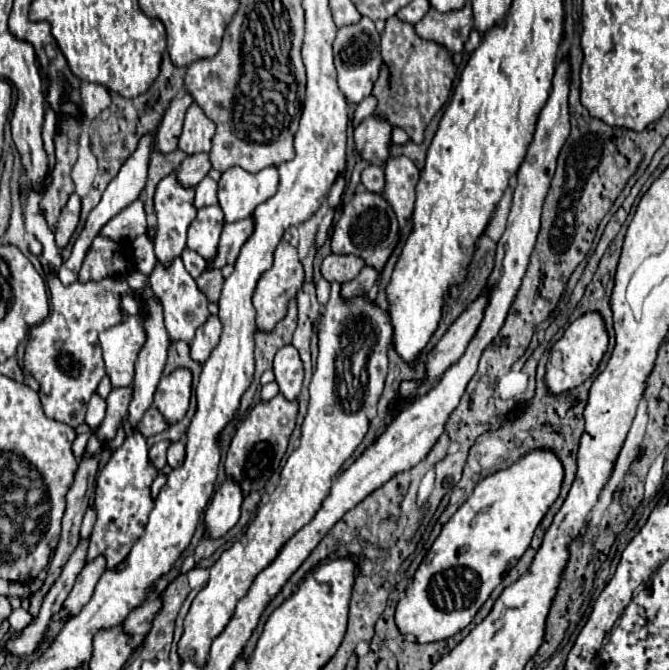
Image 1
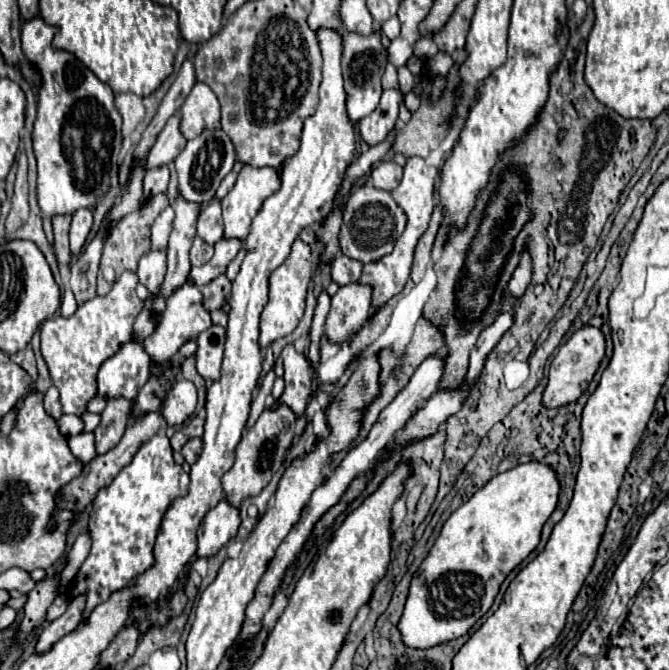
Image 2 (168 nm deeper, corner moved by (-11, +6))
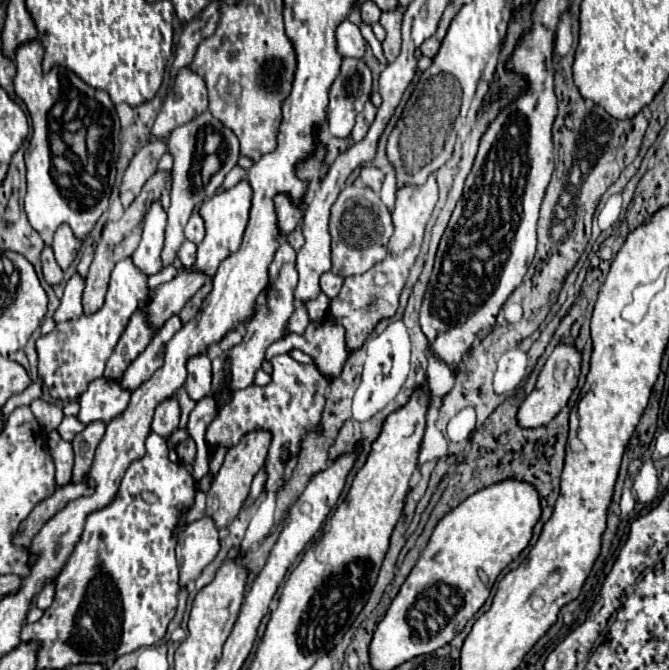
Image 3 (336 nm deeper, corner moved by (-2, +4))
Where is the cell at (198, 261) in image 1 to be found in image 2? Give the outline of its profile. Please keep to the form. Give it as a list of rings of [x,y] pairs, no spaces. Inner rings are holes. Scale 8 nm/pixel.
[[[199,236],[193,240],[193,246],[191,246],[191,264],[193,266],[203,266],[211,260],[213,256],[213,246],[209,246],[205,240],[201,240]]]

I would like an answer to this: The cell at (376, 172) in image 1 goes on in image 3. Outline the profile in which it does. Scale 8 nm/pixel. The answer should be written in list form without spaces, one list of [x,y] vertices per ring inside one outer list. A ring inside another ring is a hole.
[[[364,166],[362,172],[360,172],[360,178],[374,192],[380,192],[380,186],[382,186],[382,180],[384,180],[384,172],[378,170],[378,168],[374,168],[374,166]]]

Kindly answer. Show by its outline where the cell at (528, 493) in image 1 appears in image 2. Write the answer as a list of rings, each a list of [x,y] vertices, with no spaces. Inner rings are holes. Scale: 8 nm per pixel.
[[[531,460],[493,476],[461,508],[457,508],[443,524],[435,546],[411,580],[407,604],[399,620],[403,642],[411,648],[431,648],[467,634],[469,628],[493,606],[505,576],[537,548],[541,528],[557,506],[559,490],[561,486],[555,470],[549,464]]]

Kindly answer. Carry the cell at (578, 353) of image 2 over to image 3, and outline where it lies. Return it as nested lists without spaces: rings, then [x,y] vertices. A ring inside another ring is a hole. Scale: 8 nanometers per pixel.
[[[558,346],[550,354],[550,358],[546,360],[546,364],[544,364],[544,368],[542,368],[542,372],[538,376],[536,388],[526,396],[526,400],[518,408],[516,420],[518,420],[520,428],[538,428],[538,426],[544,426],[566,406],[570,394],[574,392],[574,388],[578,384],[580,362],[582,362],[582,358],[580,358],[578,350],[574,350],[574,346]]]

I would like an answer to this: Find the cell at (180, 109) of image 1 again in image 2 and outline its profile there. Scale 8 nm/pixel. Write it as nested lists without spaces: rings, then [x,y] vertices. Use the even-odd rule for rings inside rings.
[[[173,114],[165,128],[161,130],[155,146],[151,148],[149,152],[149,162],[147,162],[147,168],[157,168],[161,164],[169,164],[175,160],[175,156],[179,156],[179,152],[185,148],[187,140],[185,136],[181,134],[179,130],[179,122],[181,122],[181,116],[179,114]]]

